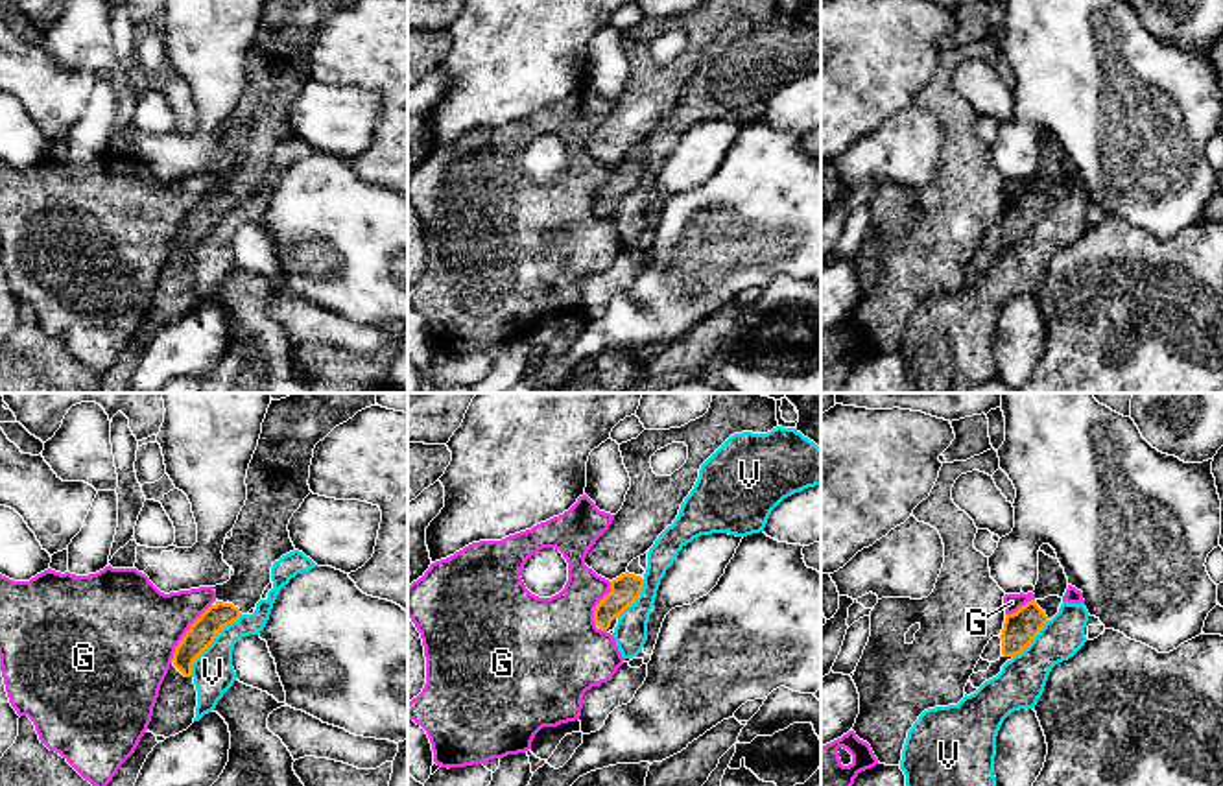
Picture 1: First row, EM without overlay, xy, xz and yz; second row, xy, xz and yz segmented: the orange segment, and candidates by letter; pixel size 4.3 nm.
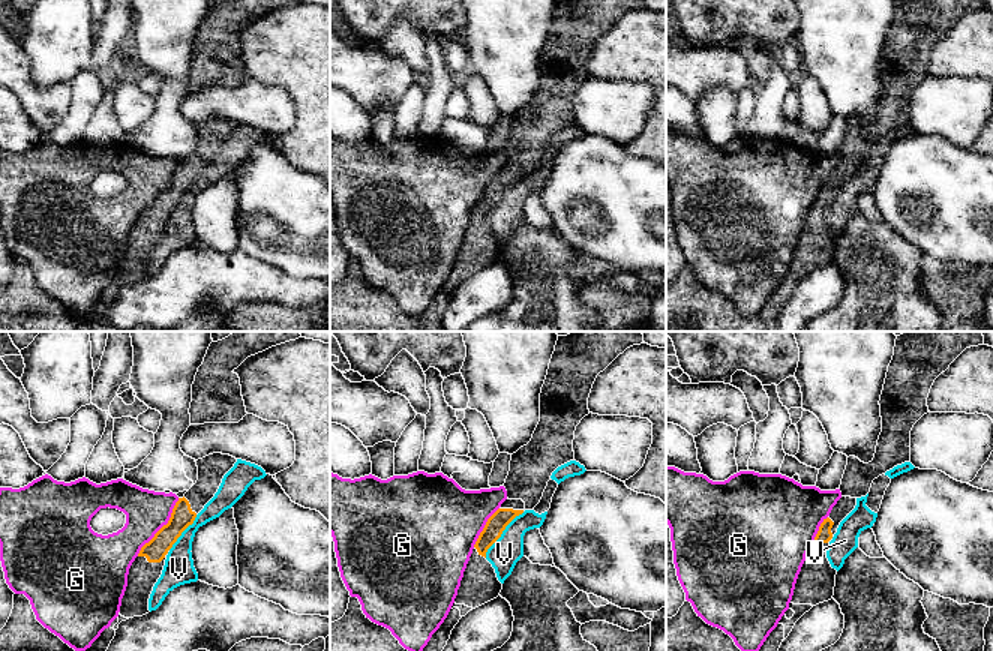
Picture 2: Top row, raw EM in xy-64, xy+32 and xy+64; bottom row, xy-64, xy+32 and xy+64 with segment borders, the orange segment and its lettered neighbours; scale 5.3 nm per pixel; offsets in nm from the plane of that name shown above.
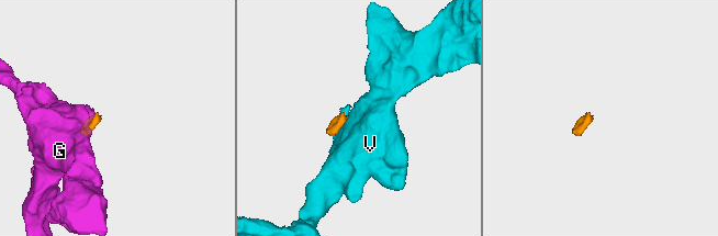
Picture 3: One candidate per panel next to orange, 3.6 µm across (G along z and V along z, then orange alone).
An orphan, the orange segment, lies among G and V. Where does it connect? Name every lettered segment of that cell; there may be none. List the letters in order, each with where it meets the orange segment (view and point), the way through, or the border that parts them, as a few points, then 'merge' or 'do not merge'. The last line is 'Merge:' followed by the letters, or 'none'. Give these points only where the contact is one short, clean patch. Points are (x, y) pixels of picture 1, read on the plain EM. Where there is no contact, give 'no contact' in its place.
G: meets orange in xy at (187, 220); border along xy (211, 190), (190, 213), (170, 248); do not merge
V: meets orange in xy at (213, 227); border along xy (242, 202), (229, 209), (194, 248), (190, 262); do not merge
Merge: none

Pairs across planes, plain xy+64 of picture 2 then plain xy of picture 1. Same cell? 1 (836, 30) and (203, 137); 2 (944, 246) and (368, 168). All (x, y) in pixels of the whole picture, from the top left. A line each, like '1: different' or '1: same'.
1: same
2: different

